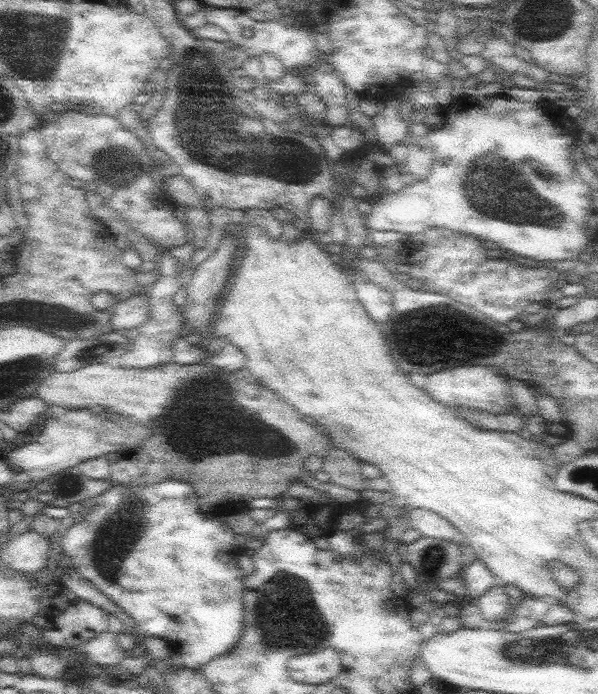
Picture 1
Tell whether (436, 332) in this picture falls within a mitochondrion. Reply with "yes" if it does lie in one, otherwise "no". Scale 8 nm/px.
yes

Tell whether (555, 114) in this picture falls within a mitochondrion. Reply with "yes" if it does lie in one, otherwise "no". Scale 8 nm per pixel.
no

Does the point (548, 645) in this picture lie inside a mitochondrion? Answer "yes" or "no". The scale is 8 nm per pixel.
yes

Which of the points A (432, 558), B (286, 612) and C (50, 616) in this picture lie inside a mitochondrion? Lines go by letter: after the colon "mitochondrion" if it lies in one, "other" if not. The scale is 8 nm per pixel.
A: mitochondrion
B: mitochondrion
C: other

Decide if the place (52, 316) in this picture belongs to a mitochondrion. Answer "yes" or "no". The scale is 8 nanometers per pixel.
yes

